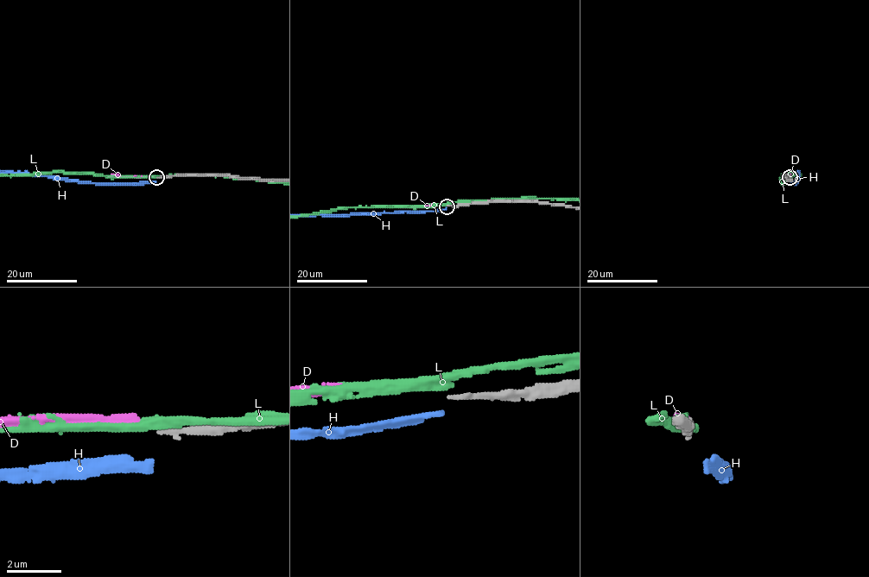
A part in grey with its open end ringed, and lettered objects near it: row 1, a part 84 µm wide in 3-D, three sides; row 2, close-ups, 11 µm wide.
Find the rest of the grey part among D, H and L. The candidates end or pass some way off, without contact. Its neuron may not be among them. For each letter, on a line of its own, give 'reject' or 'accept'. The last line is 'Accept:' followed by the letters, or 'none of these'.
D: reject
H: reject
L: reject
Accept: none of these

